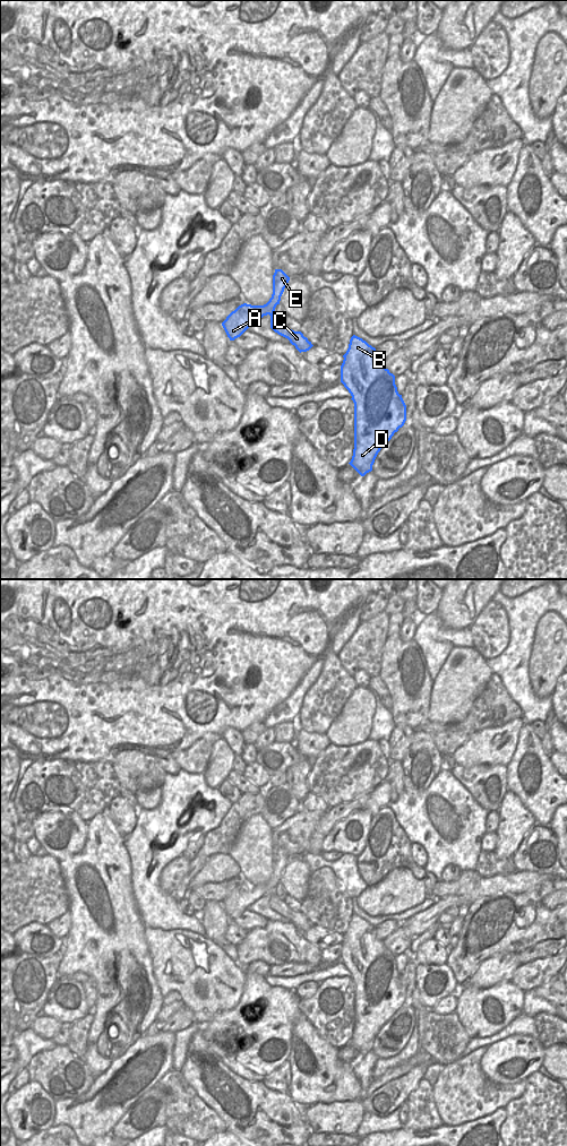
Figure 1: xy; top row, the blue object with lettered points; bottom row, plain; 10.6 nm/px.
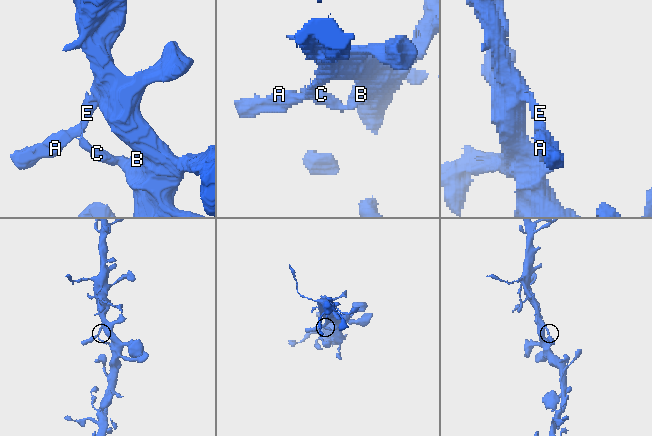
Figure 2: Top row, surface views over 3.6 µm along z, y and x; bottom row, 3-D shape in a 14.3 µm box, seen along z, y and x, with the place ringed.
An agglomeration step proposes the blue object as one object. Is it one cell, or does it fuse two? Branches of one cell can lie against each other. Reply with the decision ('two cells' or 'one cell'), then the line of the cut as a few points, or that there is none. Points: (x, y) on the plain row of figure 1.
one cell; no cut

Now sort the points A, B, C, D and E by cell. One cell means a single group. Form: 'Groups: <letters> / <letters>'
Groups: A B C D E

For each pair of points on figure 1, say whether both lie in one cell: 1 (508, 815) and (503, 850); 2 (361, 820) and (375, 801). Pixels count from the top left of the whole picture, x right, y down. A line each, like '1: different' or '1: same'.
1: same
2: different

